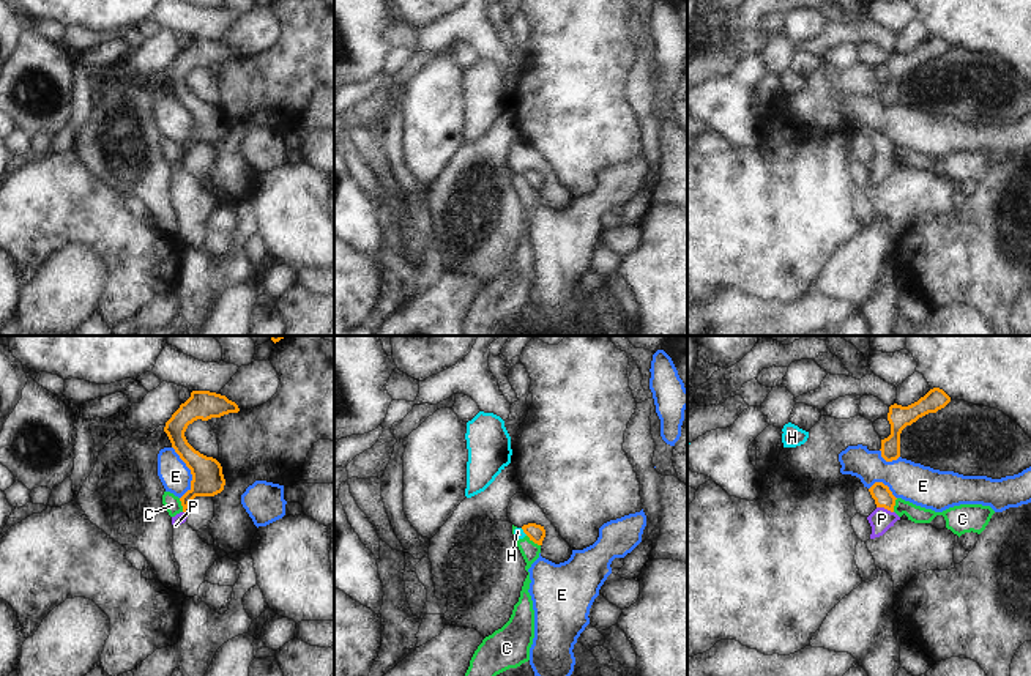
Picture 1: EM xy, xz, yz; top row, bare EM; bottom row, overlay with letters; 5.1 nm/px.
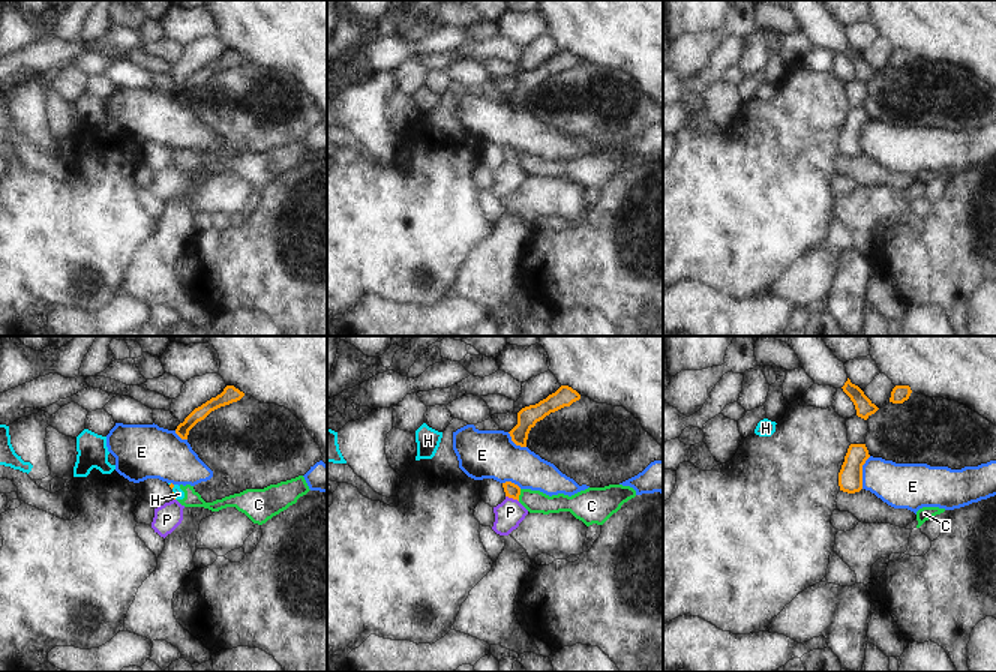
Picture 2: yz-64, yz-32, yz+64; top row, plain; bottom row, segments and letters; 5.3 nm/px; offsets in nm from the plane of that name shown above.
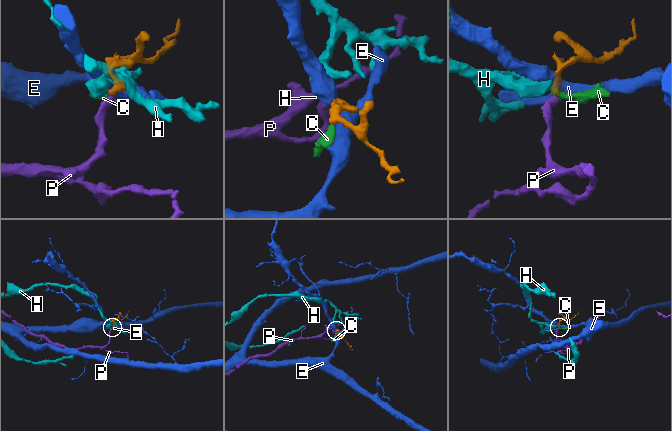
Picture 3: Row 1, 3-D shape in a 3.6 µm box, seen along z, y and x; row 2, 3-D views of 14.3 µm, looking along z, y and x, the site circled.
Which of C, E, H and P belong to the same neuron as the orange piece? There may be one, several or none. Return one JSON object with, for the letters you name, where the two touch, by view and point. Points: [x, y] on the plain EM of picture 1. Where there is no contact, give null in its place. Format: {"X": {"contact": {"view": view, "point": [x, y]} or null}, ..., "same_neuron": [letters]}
{"P": {"contact": {"view": "yz", "point": [885, 155]}}, "same_neuron": ["P"]}

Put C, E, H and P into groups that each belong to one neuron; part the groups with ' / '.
C H / E / P

